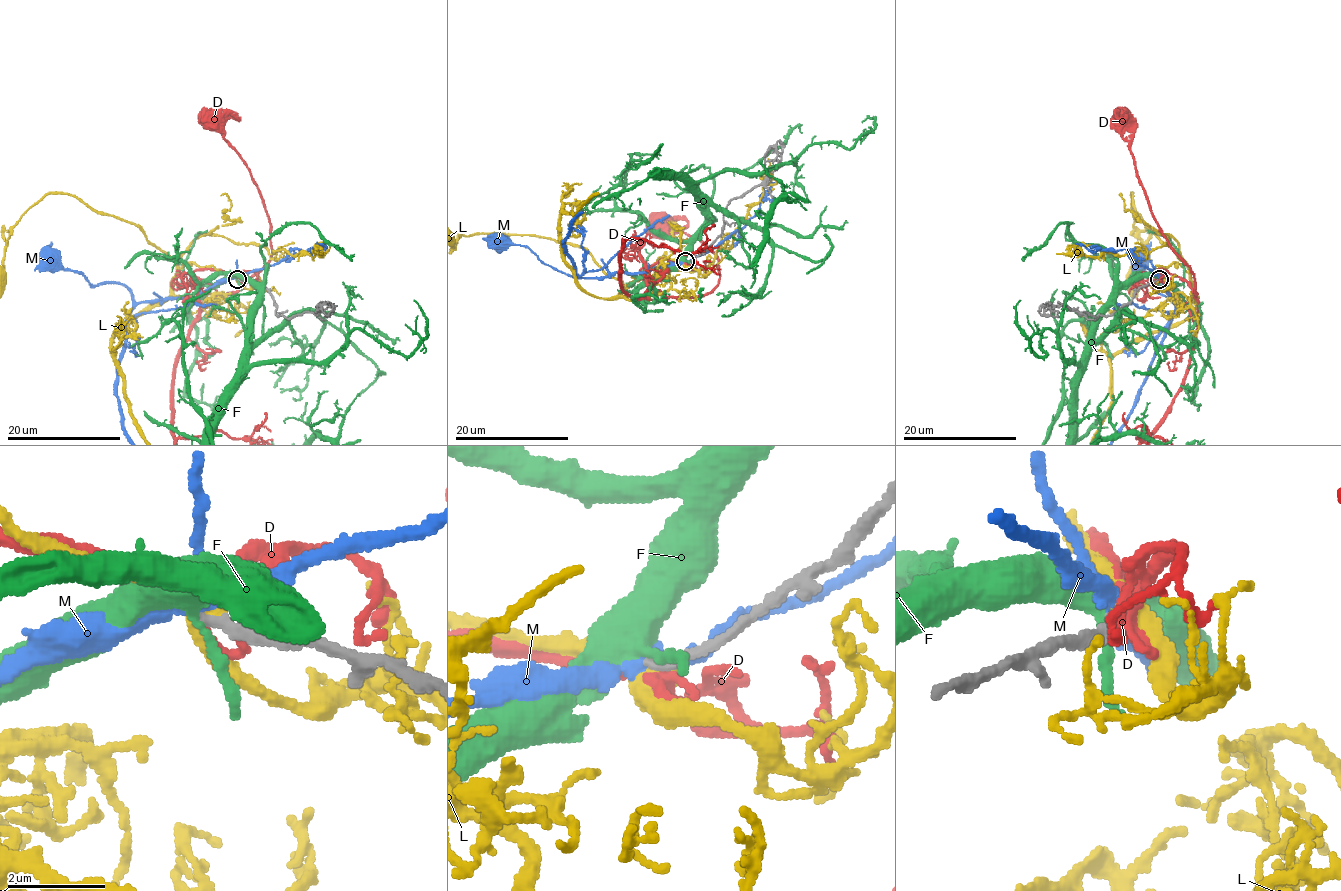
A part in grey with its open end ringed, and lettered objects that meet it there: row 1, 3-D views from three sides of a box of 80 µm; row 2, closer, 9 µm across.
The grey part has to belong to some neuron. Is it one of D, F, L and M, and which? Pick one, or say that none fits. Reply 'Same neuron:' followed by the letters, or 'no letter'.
Same neuron: no letter

